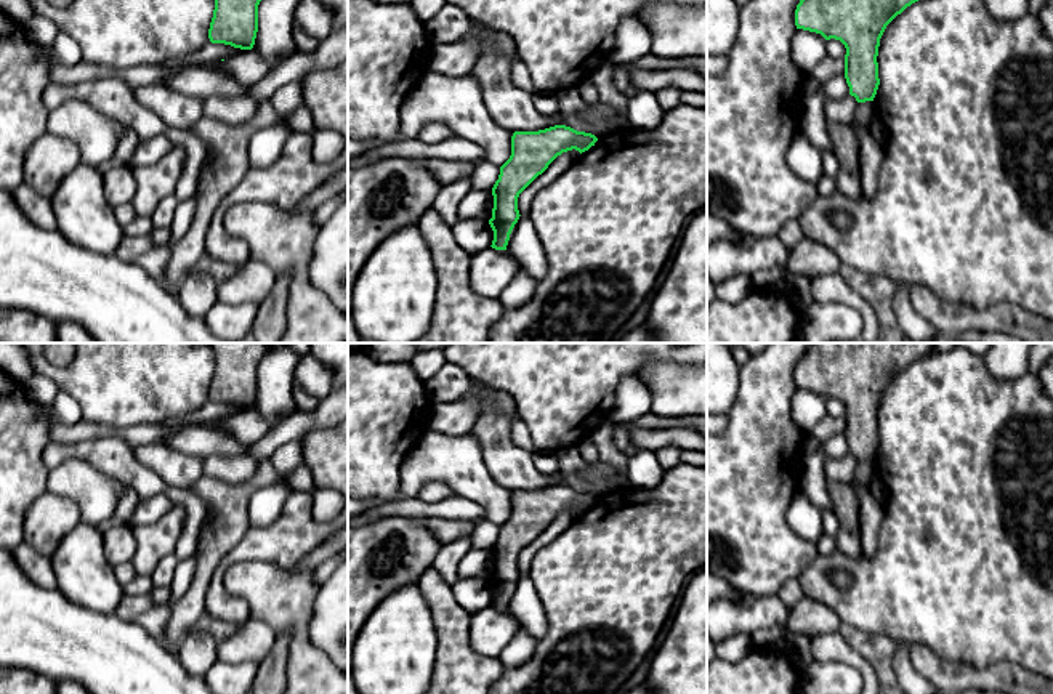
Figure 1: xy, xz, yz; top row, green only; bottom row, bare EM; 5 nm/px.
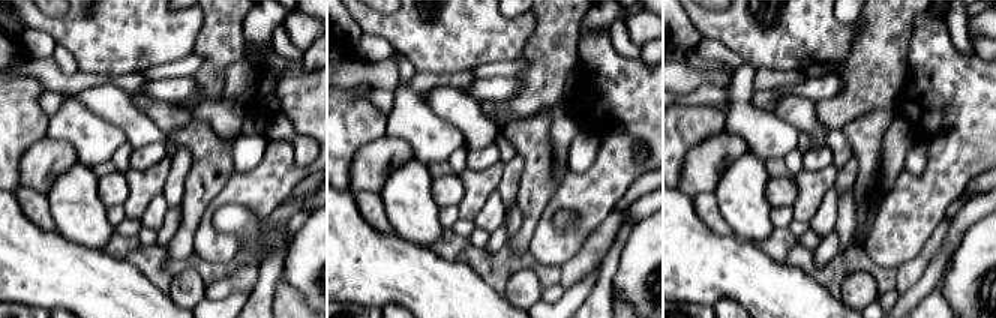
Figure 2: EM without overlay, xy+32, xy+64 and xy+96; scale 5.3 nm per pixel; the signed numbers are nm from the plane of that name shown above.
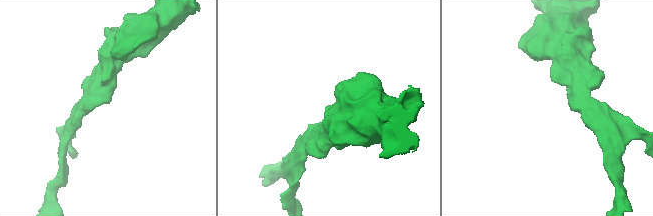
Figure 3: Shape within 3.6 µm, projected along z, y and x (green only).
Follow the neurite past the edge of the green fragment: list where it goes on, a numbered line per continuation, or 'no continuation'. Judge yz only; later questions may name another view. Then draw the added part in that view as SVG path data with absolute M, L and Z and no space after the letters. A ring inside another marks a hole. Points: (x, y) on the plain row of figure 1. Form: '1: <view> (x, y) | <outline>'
no continuation

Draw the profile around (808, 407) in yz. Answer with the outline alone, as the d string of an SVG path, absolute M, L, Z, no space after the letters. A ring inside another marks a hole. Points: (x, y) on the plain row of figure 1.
M797 388L790 399L790 415L797 428L806 436L827 414L825 397L821 393Z

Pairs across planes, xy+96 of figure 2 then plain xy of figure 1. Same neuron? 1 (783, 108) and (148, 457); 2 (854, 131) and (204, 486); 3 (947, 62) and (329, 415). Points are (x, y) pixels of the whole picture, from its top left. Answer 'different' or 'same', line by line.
1: different
2: same
3: different

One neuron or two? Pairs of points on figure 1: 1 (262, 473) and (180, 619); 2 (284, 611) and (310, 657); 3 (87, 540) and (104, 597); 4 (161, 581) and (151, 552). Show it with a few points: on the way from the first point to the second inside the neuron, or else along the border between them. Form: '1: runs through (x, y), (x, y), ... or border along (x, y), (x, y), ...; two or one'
1: runs through (229, 510), (229, 523), (210, 548), (201, 582); one
2: runs through (295, 622), (300, 646); one
3: runs through (87, 555), (87, 579), (90, 582); one
4: border along (172, 553), (165, 555), (149, 576); two

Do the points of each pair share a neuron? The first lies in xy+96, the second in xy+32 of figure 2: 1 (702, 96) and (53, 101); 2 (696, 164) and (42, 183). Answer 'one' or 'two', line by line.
1: one
2: one

